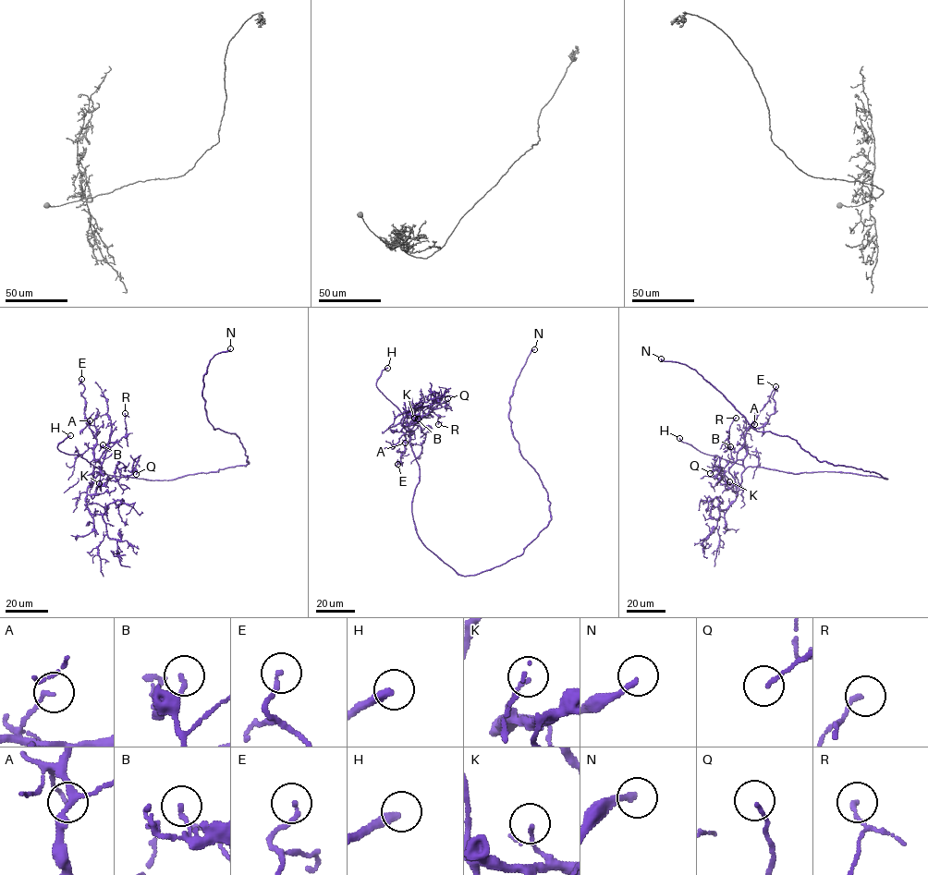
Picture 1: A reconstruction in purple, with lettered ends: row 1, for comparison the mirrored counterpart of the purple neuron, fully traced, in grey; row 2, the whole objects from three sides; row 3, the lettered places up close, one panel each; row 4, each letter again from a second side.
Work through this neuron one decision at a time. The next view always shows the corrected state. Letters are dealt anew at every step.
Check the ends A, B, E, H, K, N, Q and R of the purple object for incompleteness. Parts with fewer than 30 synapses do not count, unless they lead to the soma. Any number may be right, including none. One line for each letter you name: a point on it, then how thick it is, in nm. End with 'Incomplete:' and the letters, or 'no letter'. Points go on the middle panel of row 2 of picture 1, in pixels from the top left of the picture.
H: place (387, 368); calibre 320 nm
N: place (534, 349); calibre 200 nm
Incomplete: H, N

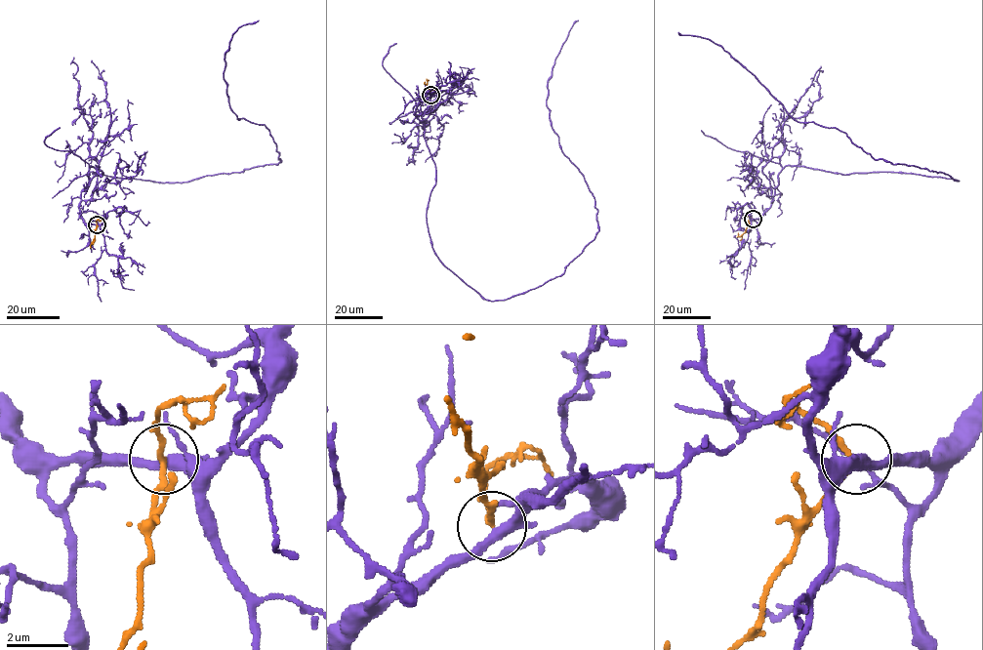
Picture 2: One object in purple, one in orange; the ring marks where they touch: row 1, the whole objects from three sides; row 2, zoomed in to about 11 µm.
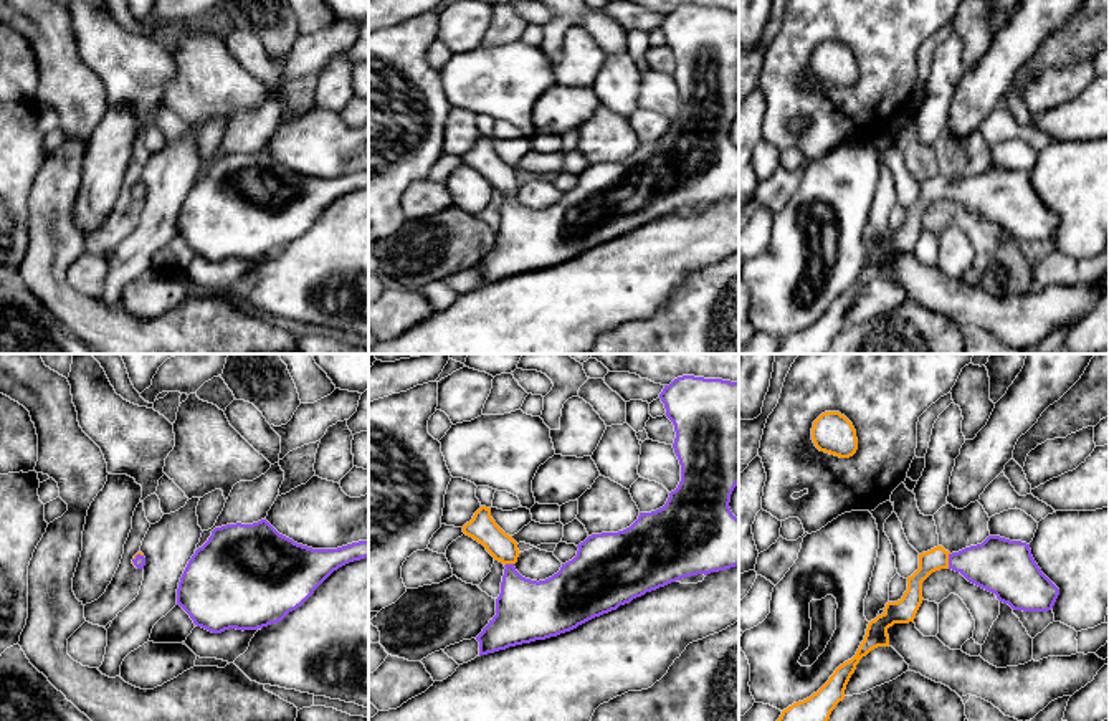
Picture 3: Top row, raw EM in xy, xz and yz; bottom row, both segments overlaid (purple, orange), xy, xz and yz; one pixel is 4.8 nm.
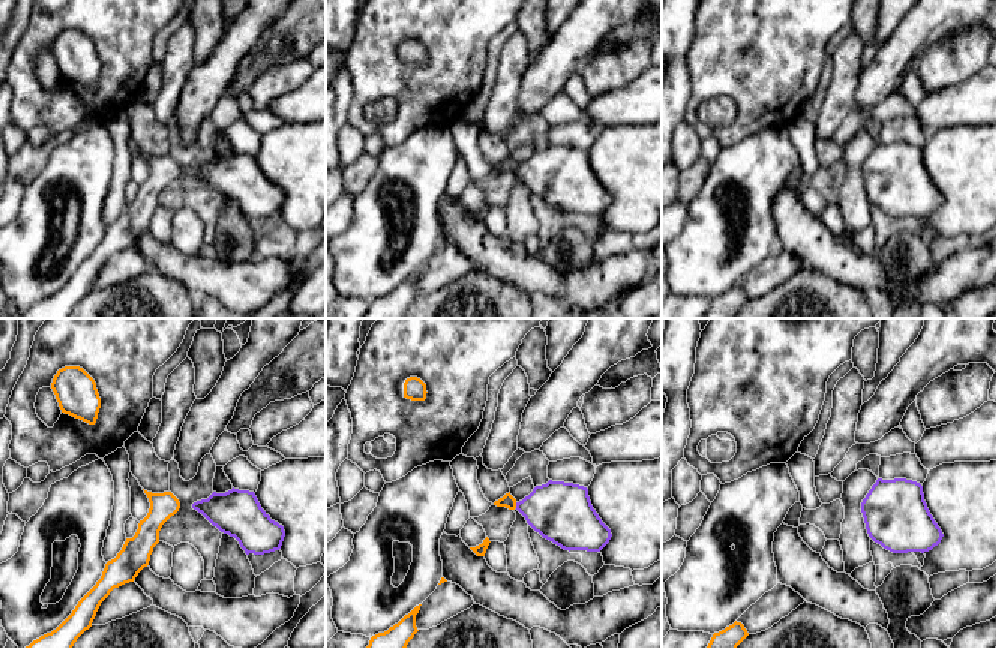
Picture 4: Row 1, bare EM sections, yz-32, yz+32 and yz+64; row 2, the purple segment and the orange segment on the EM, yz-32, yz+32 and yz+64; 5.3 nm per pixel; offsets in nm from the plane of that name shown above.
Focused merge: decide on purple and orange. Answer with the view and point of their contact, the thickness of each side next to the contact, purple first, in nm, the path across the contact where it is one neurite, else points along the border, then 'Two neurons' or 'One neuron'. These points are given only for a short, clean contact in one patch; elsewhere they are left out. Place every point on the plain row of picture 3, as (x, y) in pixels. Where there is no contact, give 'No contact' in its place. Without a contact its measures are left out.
Touches purple at yz (949, 190). Thickness 280 nm (purple) against 110 nm. Path across: yz (1000, 195), (949, 190), (937, 187). One neuron

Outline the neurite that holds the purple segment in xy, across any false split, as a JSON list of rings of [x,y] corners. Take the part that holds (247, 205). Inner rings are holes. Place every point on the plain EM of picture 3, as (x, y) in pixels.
[[[266,149],[215,157],[188,190],[177,218],[177,235],[212,263],[258,260],[301,236],[339,197],[369,187],[369,170],[337,179],[312,179],[279,164]]]

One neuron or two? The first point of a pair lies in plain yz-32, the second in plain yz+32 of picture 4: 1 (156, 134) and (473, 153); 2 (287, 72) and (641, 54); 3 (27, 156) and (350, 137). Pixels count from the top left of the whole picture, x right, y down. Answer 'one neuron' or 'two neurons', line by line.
1: two neurons
2: one neuron
3: two neurons

